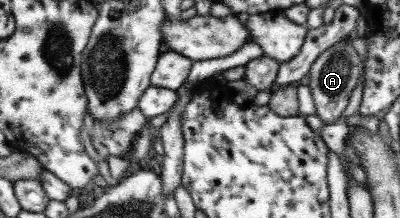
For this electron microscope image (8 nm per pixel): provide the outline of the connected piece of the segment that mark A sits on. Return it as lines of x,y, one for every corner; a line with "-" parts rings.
352,37
339,41
335,46
328,48
322,55
317,57
316,63
310,70
311,93
315,102
316,114
324,124
333,124
337,118
345,112
349,98
353,90
357,88
361,74
364,74
365,62
357,48
353,46

